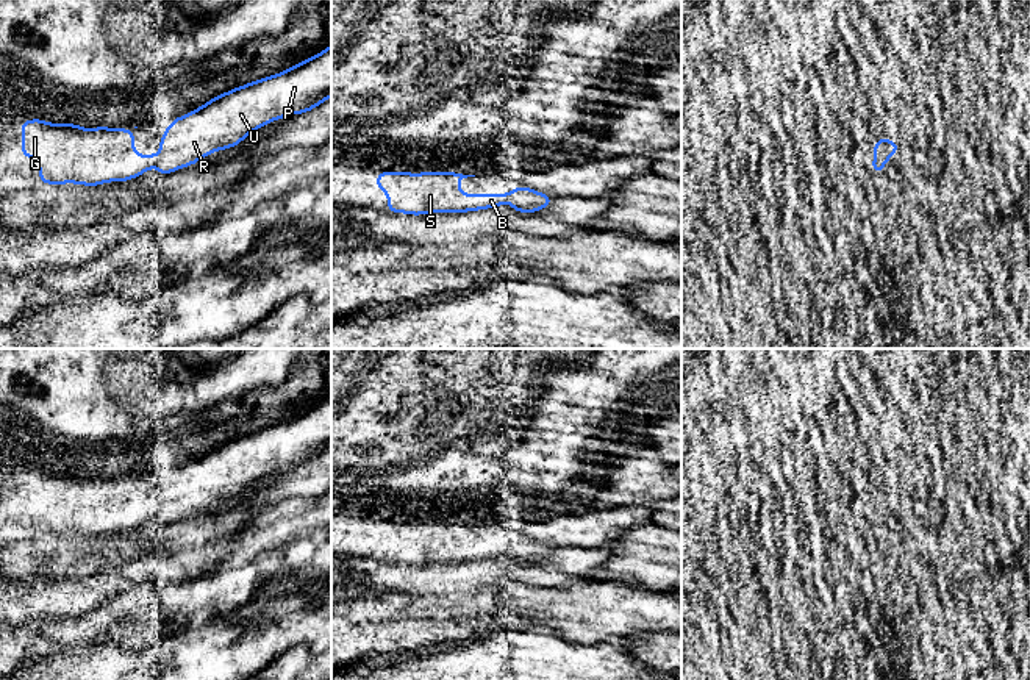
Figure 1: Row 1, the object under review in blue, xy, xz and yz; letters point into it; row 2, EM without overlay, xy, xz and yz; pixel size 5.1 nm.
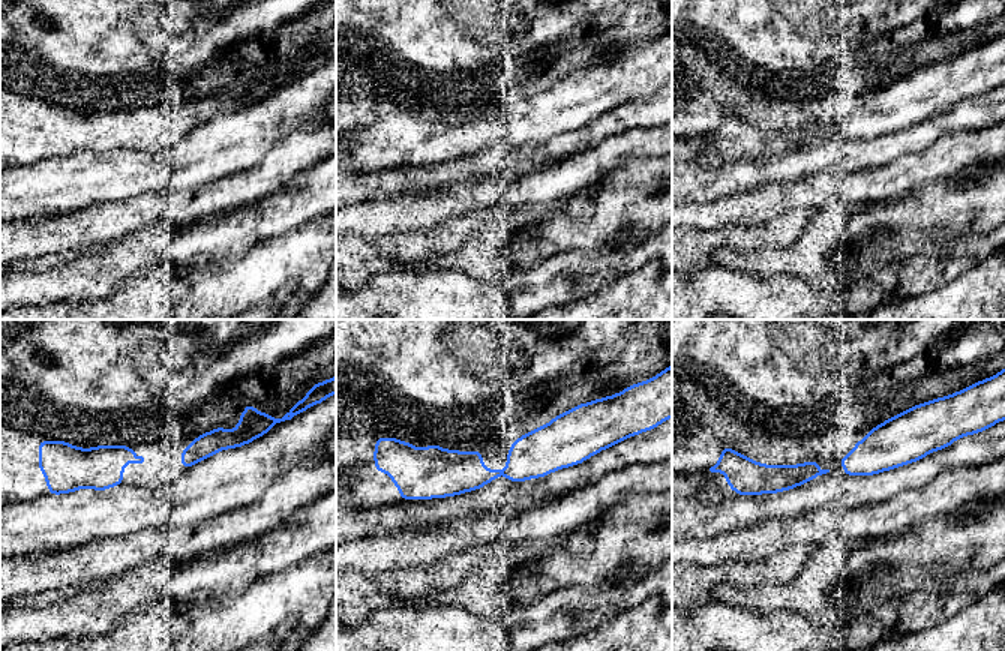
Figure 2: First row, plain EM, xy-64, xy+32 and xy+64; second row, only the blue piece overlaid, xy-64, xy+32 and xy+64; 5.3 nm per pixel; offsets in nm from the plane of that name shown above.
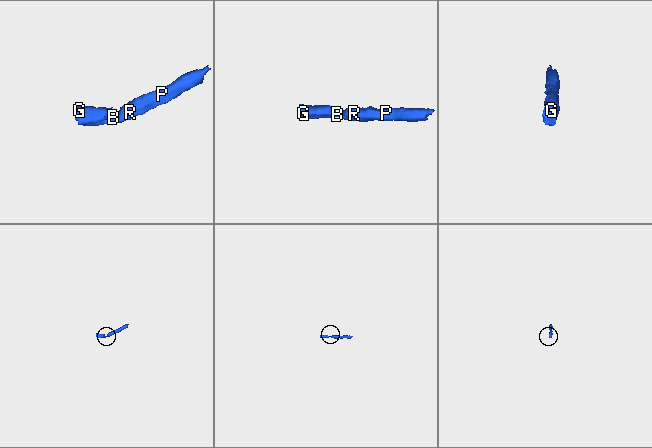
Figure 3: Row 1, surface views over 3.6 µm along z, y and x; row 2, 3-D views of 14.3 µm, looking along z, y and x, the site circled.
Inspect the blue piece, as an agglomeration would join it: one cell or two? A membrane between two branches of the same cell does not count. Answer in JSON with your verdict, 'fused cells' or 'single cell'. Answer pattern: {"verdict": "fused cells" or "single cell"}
{"verdict": "single cell"}

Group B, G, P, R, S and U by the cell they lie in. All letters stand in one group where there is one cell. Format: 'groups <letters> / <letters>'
groups B G P R S U

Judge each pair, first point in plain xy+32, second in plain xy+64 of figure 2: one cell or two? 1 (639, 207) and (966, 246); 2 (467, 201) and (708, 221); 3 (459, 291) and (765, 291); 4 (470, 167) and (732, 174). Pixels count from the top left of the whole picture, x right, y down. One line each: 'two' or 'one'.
1: two
2: one
3: one
4: one

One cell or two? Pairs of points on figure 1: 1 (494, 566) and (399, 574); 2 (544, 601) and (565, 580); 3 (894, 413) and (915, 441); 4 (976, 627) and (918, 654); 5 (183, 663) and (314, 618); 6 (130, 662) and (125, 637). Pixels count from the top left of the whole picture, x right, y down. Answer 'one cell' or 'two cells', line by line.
1: one cell
2: two cells
3: two cells
4: one cell
5: one cell
6: two cells

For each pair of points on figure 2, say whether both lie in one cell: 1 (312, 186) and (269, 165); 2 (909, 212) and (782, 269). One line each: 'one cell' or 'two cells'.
1: two cells
2: one cell

